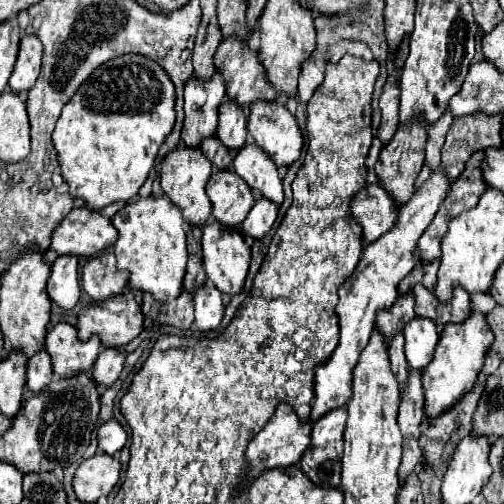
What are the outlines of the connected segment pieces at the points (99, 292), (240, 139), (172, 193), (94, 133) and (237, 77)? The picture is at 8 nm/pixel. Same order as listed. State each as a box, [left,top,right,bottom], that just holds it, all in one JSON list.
[[82,255,128,301],[216,99,246,151],[160,147,212,225],[52,55,174,211],[214,35,278,107]]

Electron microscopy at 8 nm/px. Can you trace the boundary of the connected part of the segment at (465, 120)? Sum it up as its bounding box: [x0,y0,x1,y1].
[442,113,500,181]

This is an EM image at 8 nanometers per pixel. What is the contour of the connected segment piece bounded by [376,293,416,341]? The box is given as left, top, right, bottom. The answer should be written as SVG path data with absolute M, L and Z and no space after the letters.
M402 295L398 297L398 301L386 309L386 311L378 311L376 317L376 327L378 331L382 331L382 335L390 341L398 331L402 331L406 327L408 321L412 321L416 317L414 313L414 295Z

